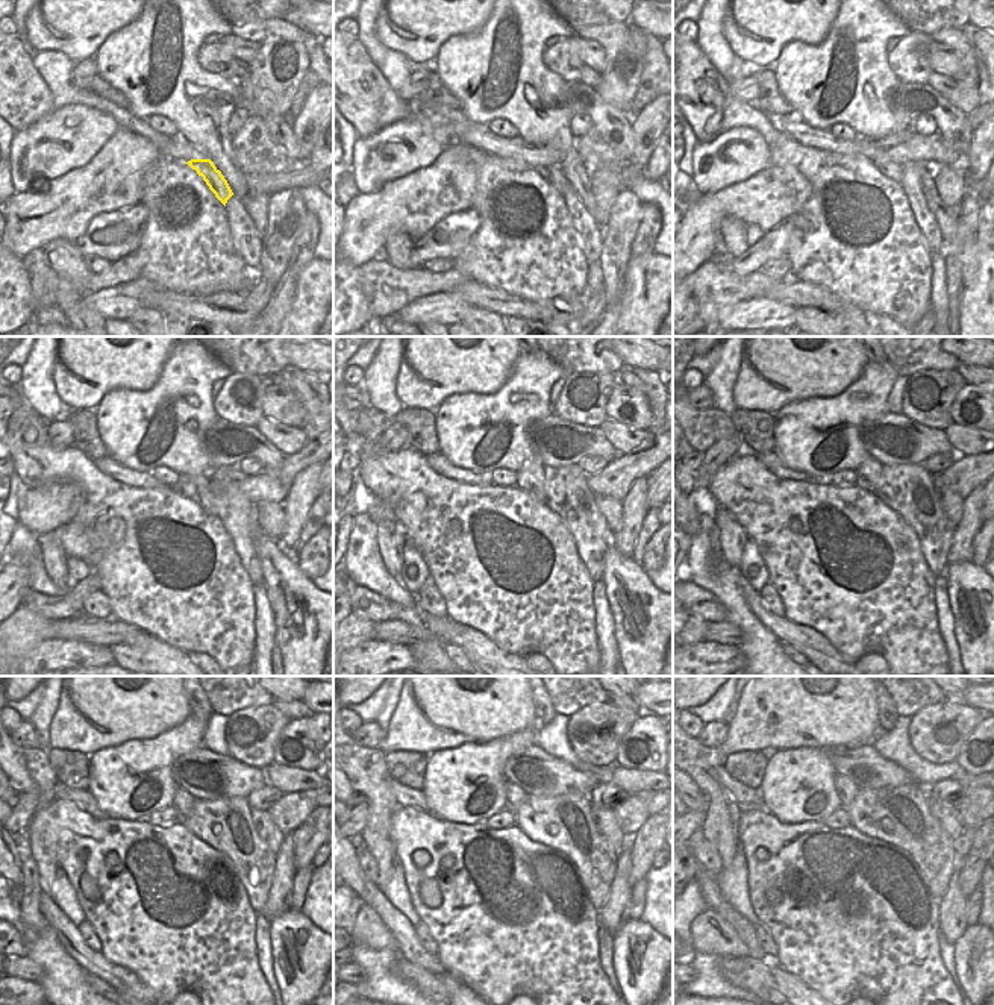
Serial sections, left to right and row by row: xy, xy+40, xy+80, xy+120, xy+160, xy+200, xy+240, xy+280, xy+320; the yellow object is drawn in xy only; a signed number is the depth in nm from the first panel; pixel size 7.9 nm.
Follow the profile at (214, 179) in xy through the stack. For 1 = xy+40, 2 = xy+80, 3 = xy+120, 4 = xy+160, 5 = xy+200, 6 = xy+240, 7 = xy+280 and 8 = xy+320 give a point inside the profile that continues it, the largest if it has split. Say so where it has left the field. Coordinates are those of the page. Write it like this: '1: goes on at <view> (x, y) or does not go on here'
1: goes on at xy+40 (552, 173)
2: goes on at xy+80 (885, 165)
3: goes on at xy+120 (196, 487)
4: goes on at xy+160 (531, 478)
5: goes on at xy+200 (868, 473)
6: goes on at xy+240 (184, 802)
7: goes on at xy+280 (515, 796)
8: goes on at xy+320 (847, 790)

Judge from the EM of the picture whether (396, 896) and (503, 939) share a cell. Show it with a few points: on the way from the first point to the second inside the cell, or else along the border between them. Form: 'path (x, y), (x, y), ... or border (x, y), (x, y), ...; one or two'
border (402, 867), (409, 902), (421, 920); two

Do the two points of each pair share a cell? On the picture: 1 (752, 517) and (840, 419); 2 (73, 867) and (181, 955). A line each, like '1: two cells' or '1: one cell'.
1: two cells
2: one cell

